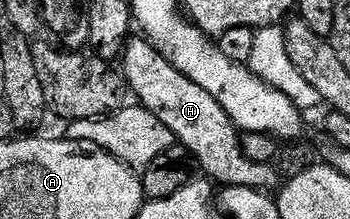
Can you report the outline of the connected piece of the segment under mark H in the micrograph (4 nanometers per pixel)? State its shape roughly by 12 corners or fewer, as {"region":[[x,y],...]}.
{"region":[[145,38],[120,75],[215,185],[277,189],[224,106]]}

